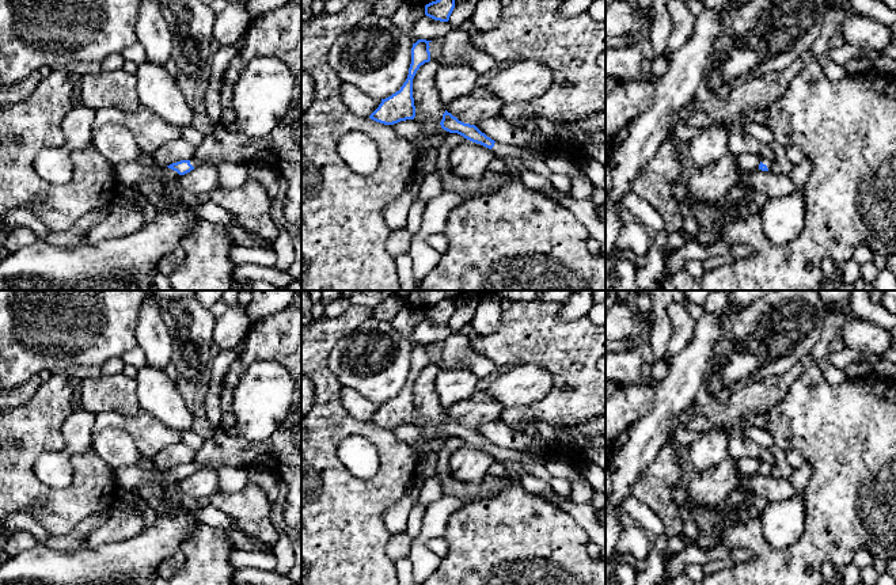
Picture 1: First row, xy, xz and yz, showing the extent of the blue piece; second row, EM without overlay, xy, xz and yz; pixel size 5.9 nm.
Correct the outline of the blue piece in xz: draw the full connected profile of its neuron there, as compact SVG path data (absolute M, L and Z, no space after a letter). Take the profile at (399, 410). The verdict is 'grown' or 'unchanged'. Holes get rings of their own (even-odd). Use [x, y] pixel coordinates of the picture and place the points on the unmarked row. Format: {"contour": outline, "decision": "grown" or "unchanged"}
{"contour": "M418 343L411 352L411 368L409 379L399 395L381 403L379 411L369 419L371 423L394 429L400 425L414 423L415 410L413 402L413 383L421 369L430 365L429 347L432 345Z", "decision": "unchanged"}

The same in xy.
{"contour": "M191 461L189 464L181 464L181 466L172 467L167 471L176 475L179 479L185 479L200 470L201 470L200 466Z", "decision": "grown"}

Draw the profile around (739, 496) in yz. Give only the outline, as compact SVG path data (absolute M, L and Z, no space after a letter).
M740 483L734 491L728 497L726 506L728 508L736 508L737 513L741 512L740 506L747 499L747 495L749 494L745 485Z

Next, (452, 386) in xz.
M440 369L436 376L436 392L447 411L455 403L470 398L477 391L478 377L466 369Z

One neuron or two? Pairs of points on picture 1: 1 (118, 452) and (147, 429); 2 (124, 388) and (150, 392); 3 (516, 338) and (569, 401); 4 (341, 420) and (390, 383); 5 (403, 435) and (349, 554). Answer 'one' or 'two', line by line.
1: two
2: two
3: one
4: two
5: two

